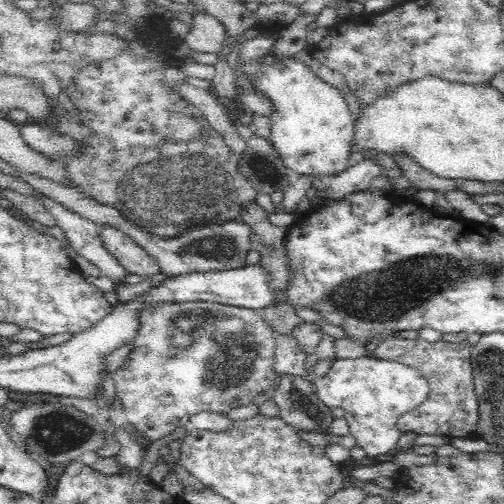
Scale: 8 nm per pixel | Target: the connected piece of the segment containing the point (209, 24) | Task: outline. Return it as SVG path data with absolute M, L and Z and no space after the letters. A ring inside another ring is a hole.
M202 13L189 27L184 42L195 53L216 53L224 42L224 27L210 14Z

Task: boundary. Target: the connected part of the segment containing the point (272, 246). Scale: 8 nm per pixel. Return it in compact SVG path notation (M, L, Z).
M250 205L240 219L254 226L251 234L251 250L257 251L261 259L260 267L268 269L272 275L272 287L284 289L291 280L291 271L287 266L286 236L290 226L278 228L269 222L268 214L258 207Z

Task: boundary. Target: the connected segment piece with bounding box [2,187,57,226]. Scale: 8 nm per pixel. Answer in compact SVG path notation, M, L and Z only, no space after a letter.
M4 187L2 196L6 200L10 200L13 206L30 220L36 220L44 226L56 226L57 220L55 215L46 207L43 199L37 198L35 193L27 194L27 191L18 191L14 187Z

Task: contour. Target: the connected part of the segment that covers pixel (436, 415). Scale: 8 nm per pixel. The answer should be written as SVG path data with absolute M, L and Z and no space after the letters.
M386 338L386 340L378 341L378 347L373 352L373 356L378 359L388 359L401 362L406 366L418 369L426 381L428 381L428 397L413 410L401 415L398 419L397 426L401 434L414 432L416 435L429 434L430 436L447 436L451 438L477 438L475 436L476 429L479 428L480 420L480 404L476 397L475 386L473 385L473 366L471 361L470 344L467 340L460 344L452 344L452 342L443 342L442 340L434 342L426 342L424 340L404 340L404 338Z

